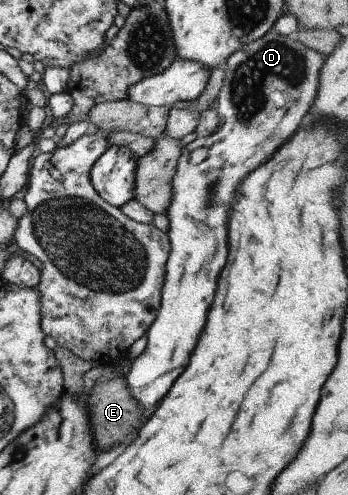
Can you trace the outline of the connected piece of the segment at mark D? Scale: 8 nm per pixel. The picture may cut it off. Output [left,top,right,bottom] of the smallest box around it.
[123,32,324,409]

